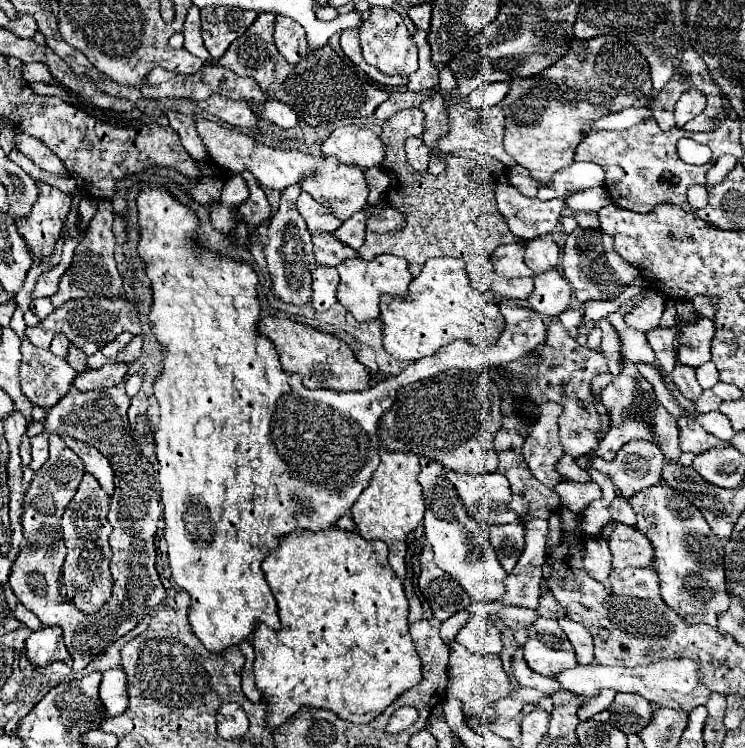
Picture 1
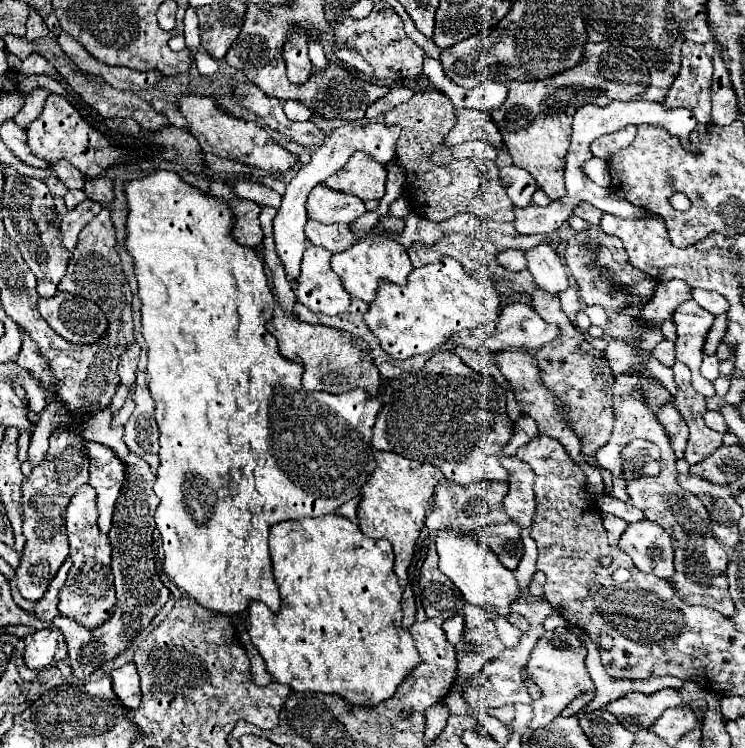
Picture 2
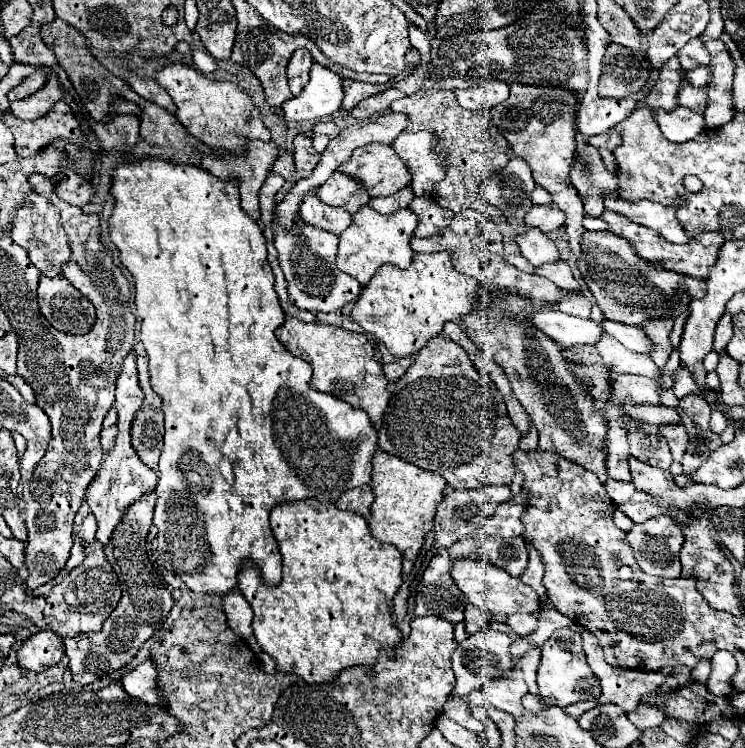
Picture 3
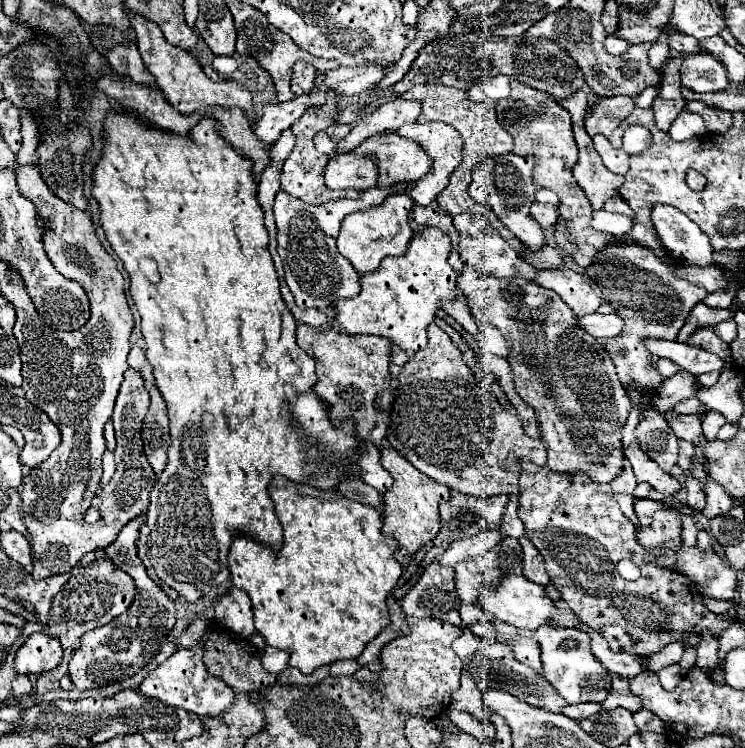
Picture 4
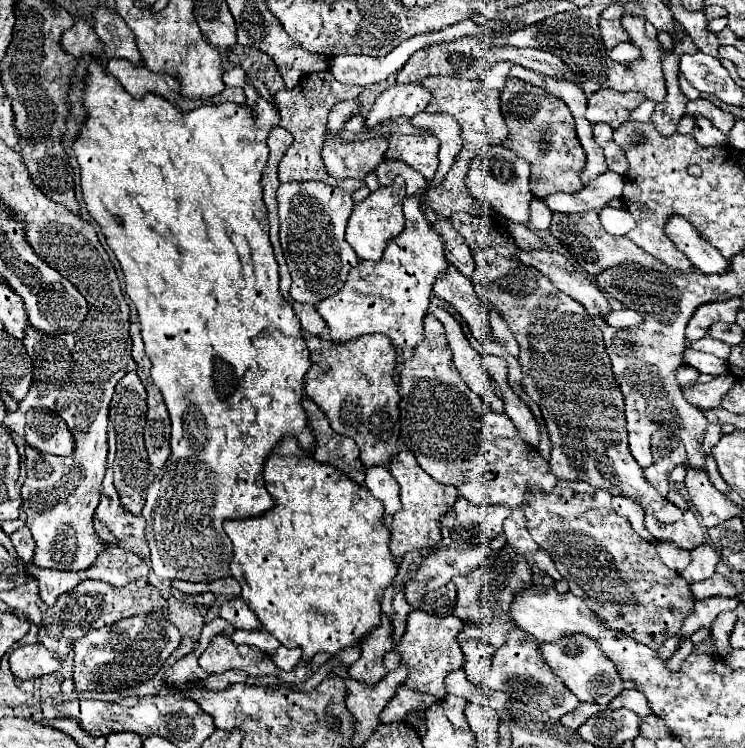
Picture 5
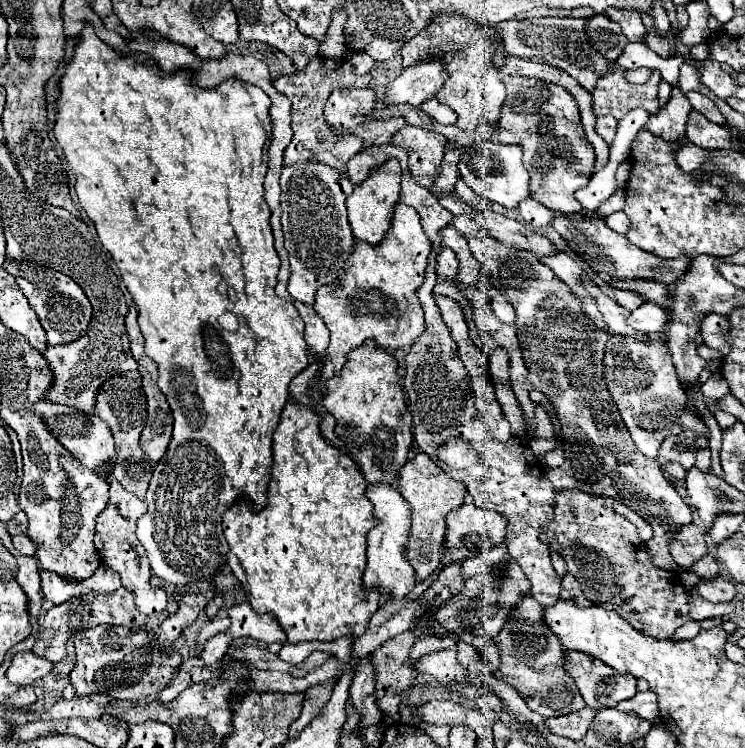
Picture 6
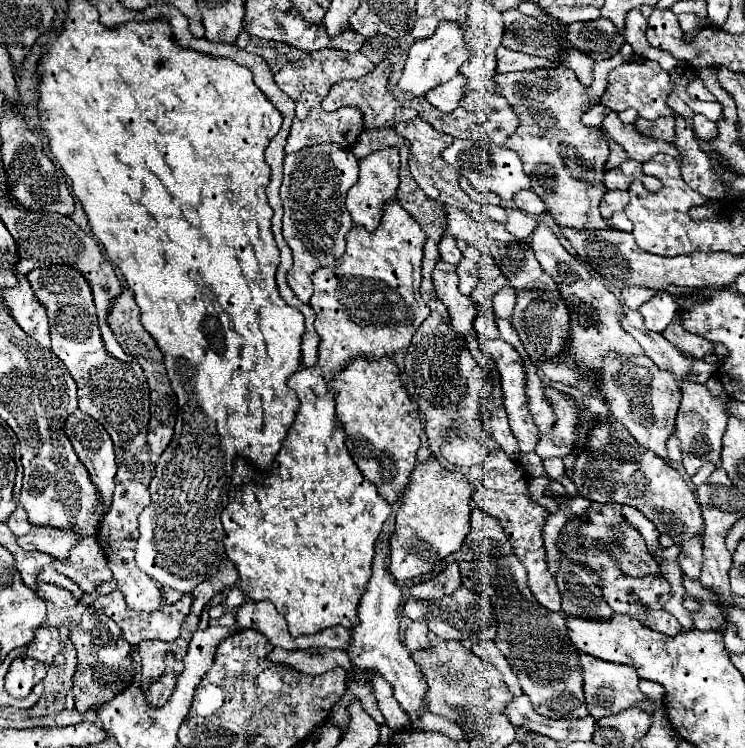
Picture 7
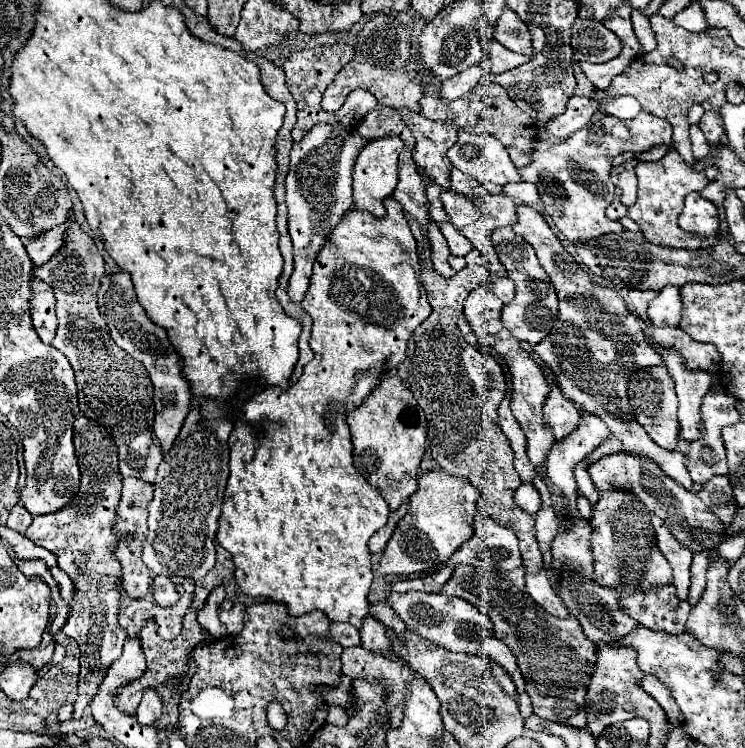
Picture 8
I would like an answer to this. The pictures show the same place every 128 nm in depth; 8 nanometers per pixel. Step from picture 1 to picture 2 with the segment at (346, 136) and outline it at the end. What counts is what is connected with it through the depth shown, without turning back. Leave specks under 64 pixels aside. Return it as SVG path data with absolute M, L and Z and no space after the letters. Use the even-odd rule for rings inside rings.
M350 122L346 126L340 126L324 140L324 144L318 150L314 150L308 166L300 168L298 174L290 180L290 184L286 186L286 192L282 196L282 204L280 204L280 208L274 216L274 246L276 246L276 254L282 260L284 272L286 272L290 282L294 282L298 278L300 262L302 262L302 256L304 256L304 250L306 250L304 224L306 224L308 218L306 218L304 202L308 198L308 192L316 184L324 182L330 174L340 170L348 162L348 158L358 150L372 156L380 164L388 164L394 158L394 146L396 146L398 134L400 134L400 130L388 128L388 126L384 126L384 122Z

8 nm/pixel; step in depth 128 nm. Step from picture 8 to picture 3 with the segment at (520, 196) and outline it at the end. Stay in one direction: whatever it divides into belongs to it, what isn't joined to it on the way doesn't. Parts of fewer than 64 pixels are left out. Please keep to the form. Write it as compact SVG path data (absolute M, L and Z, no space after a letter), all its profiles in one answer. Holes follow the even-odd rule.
M532 206L524 216L524 224L538 228L540 232L552 232L564 224L564 212L558 206Z

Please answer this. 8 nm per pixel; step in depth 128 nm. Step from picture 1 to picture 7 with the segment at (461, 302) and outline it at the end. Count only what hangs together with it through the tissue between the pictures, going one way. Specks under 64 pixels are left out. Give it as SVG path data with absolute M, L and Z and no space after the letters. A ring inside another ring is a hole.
M458 74L456 78L452 78L450 82L440 84L436 90L430 90L426 94L426 100L438 108L442 114L452 114L452 110L458 106L458 102L462 100L462 88L464 88L464 76ZM398 202L384 206L384 216L376 232L368 234L366 230L360 230L360 226L354 226L346 238L346 252L340 262L318 270L318 274L312 276L314 294L310 298L310 306L316 312L316 332L320 334L318 364L298 370L288 380L288 388L296 392L300 406L282 442L280 454L274 458L272 470L262 474L244 458L236 460L228 494L230 500L222 512L226 556L234 562L240 574L240 590L254 602L272 602L286 618L288 630L294 638L310 636L338 624L350 630L358 622L356 608L372 572L374 544L392 508L384 498L380 498L376 486L360 474L358 466L350 458L344 446L344 428L334 414L334 398L320 388L326 388L324 382L344 370L354 356L376 360L410 344L414 332L430 314L430 308L418 294L422 282L424 242L426 234L420 224Z

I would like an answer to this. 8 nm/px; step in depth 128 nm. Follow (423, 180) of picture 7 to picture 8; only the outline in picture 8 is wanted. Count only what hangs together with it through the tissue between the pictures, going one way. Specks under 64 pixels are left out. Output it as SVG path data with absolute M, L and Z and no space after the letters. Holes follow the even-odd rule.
M412 110L398 112L404 124L412 130L416 138L416 146L412 152L414 164L422 170L424 176L430 178L432 184L440 186L442 190L450 188L450 170L452 164L446 160L448 148L456 142L456 128L446 126L446 122L432 122Z

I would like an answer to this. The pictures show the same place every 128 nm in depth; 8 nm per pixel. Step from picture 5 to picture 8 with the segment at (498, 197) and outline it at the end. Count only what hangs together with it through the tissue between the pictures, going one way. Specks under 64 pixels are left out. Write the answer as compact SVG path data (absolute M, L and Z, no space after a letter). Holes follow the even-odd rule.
M458 132L458 142L446 152L452 166L478 182L494 182L504 186L508 182L520 182L522 176L512 164L508 150L500 140L488 134L464 134Z

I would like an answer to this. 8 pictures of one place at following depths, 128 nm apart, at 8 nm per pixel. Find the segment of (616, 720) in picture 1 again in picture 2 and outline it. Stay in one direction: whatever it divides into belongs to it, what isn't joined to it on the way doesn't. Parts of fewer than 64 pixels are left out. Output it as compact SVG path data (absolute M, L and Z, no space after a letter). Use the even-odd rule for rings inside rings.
M672 688L658 690L654 694L630 694L612 702L612 714L630 732L650 728L666 708L680 706L680 694Z

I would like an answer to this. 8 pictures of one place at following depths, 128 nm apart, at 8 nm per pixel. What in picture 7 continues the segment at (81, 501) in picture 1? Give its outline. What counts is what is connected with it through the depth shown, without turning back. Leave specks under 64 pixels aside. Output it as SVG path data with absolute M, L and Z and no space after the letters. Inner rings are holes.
M116 590L116 592L108 594L108 596L98 596L98 598L90 604L90 610L92 610L92 612L102 612L102 614L110 616L110 618L122 628L126 640L128 640L132 646L136 646L136 644L140 644L142 640L148 640L148 638L158 638L158 640L164 640L164 642L176 640L176 638L180 636L180 626L182 626L186 614L190 612L190 606L192 606L192 600L190 600L190 598L184 598L184 600L176 602L176 604L172 604L172 606L164 604L162 610L158 610L158 612L152 612L152 614L136 614L134 610L128 608L128 604L126 604L126 600L124 600L124 594L122 594L120 590ZM40 626L36 630L34 640L28 644L28 656L42 660L44 664L52 664L54 656L64 650L60 630L54 626Z

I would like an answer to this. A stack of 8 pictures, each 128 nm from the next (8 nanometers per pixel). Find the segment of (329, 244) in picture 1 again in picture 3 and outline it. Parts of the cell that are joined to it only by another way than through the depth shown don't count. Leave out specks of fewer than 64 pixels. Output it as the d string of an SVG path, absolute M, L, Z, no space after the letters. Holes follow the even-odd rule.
M312 190L312 194L308 194L308 198L304 200L304 206L300 206L300 218L306 224L332 232L336 236L340 236L352 224L352 216L348 212L332 210L330 206L324 206L316 198L316 190Z

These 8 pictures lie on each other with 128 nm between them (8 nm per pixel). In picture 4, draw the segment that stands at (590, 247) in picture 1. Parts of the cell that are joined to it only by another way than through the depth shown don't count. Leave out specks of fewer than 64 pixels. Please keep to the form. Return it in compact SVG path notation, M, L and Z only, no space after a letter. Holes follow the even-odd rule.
M622 238L620 242L606 246L600 250L592 264L586 268L586 276L600 288L602 298L616 310L616 314L624 320L622 334L610 340L604 340L604 346L618 370L622 384L628 380L638 382L646 388L656 388L662 384L662 376L656 372L656 360L648 350L644 350L644 336L674 340L688 316L688 312L702 302L708 294L720 288L728 288L728 280L724 272L716 266L668 266L664 264L654 250L634 242L630 238Z

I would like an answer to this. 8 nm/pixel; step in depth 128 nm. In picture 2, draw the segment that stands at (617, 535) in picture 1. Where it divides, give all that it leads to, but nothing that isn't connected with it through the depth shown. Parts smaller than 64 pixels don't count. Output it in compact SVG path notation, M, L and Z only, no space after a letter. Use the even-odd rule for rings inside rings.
M642 520L630 524L620 536L618 548L626 552L632 558L634 566L642 572L660 576L664 580L670 580L674 574L672 540L654 522Z

